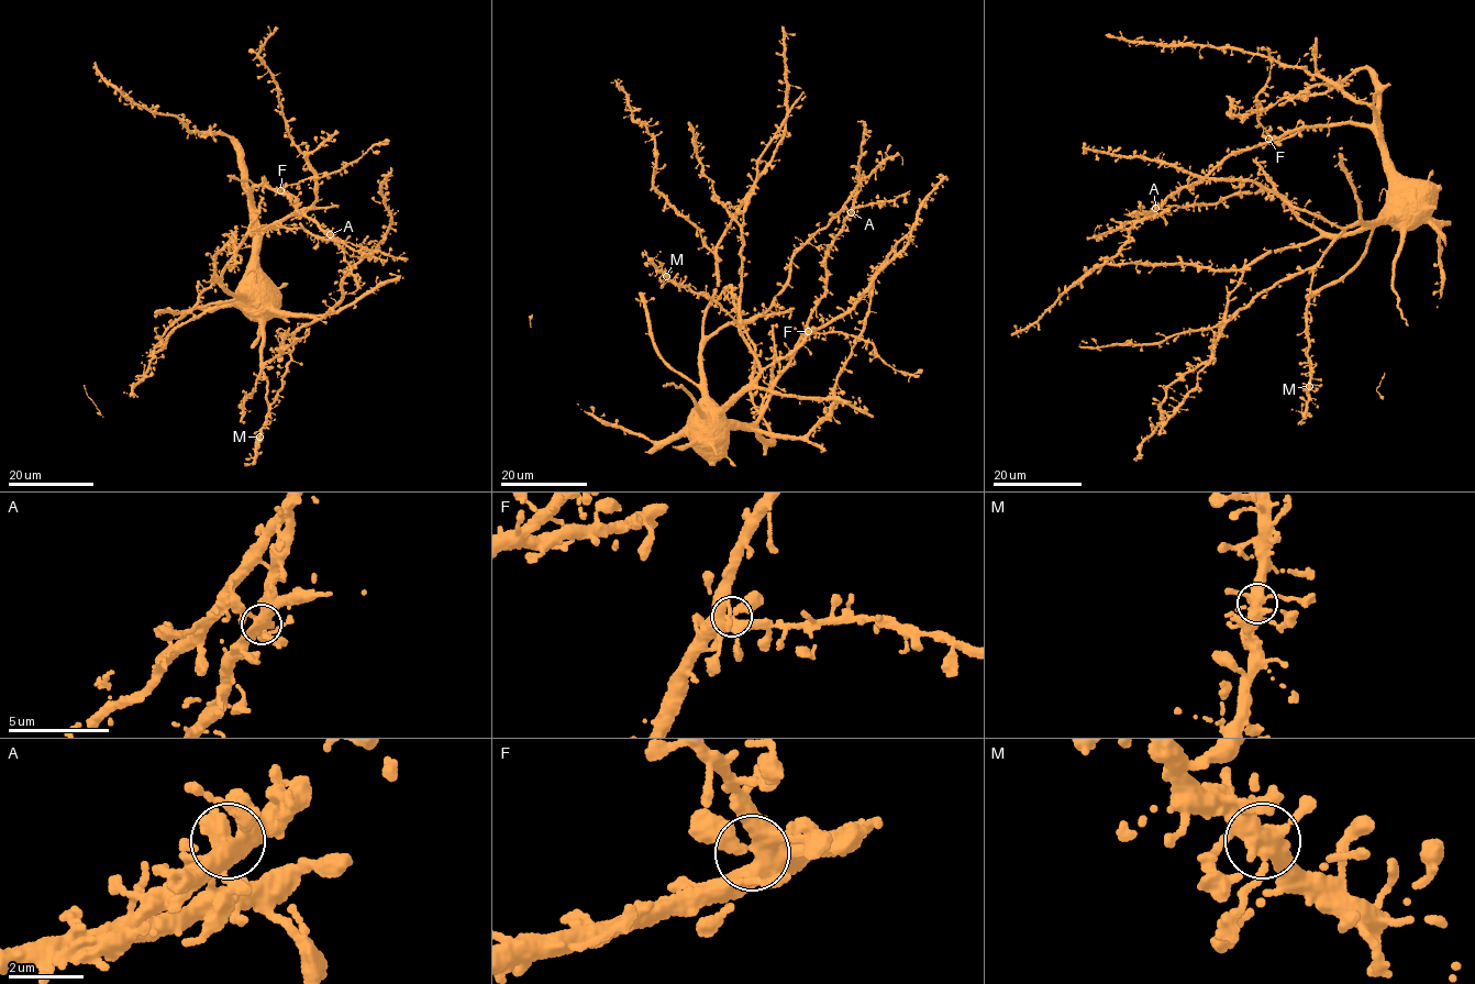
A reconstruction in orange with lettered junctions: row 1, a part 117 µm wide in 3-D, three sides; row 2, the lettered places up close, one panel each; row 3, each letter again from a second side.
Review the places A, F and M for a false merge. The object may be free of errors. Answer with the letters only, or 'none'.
none

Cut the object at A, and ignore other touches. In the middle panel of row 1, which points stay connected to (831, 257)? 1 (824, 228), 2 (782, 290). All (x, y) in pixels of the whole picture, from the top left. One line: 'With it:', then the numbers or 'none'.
With it: none

